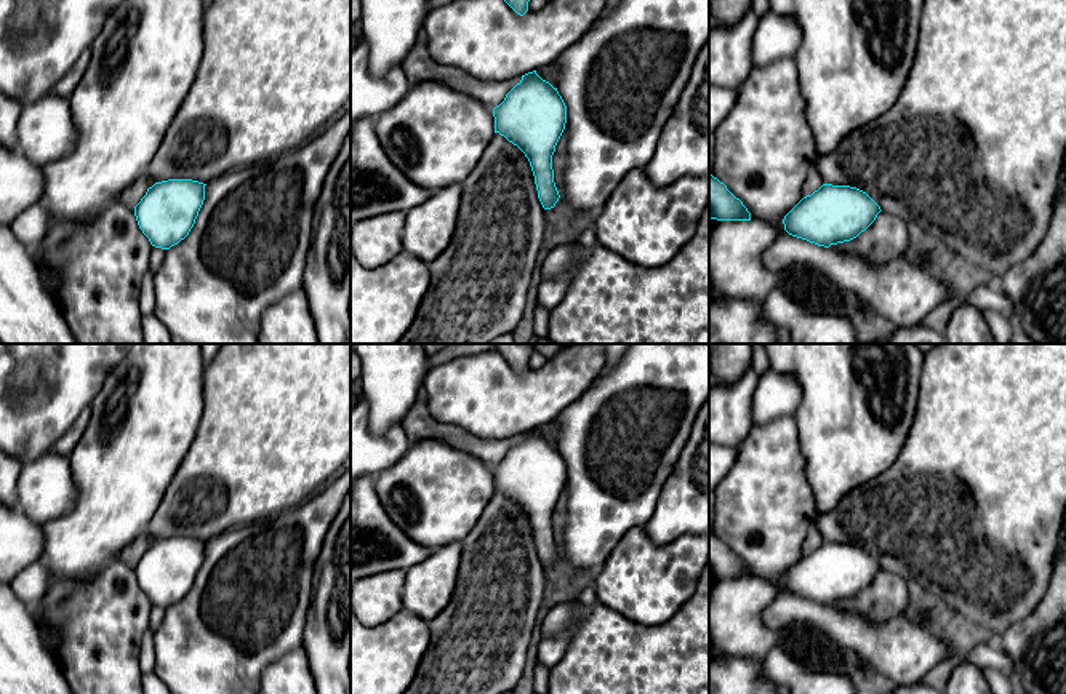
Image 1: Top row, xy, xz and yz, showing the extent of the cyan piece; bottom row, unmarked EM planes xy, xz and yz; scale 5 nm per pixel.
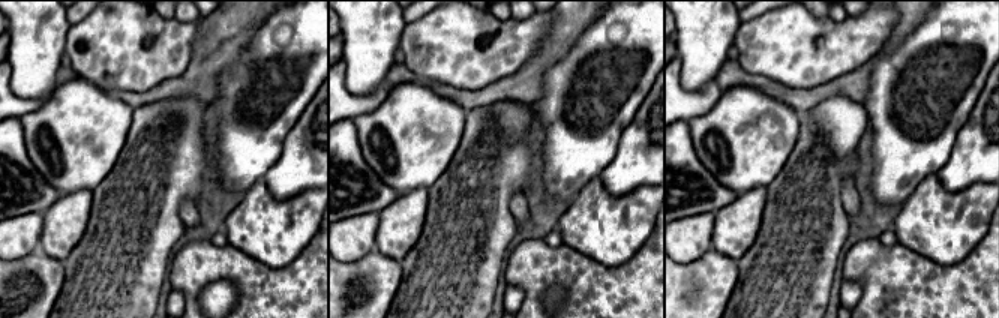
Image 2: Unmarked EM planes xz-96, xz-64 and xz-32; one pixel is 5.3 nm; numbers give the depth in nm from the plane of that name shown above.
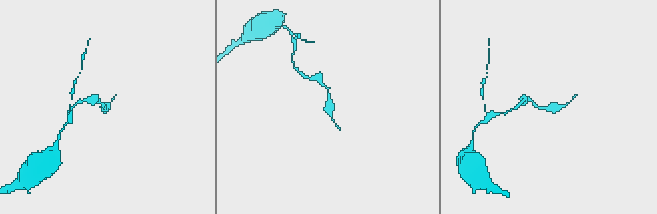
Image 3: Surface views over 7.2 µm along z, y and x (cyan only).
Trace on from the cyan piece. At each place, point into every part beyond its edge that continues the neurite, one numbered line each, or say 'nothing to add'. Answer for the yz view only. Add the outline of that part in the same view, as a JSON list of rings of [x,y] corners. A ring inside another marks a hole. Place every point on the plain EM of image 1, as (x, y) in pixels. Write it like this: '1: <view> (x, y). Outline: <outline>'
nothing to add

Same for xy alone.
nothing to add

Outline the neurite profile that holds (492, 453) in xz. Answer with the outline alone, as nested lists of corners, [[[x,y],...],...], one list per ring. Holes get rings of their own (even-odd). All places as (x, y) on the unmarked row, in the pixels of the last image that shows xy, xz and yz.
[[[416,400],[402,421],[402,427],[411,445],[421,440],[439,440],[450,446],[472,453],[485,464],[495,467],[499,464],[506,453],[520,441],[522,435],[507,440],[485,441],[472,437],[469,432],[458,425],[439,422],[424,401]]]

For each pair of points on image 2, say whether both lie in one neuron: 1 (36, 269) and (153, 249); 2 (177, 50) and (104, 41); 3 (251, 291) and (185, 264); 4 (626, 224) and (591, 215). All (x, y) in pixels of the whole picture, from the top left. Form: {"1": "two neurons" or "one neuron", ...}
{"1": "two neurons", "2": "one neuron", "3": "one neuron", "4": "one neuron"}

